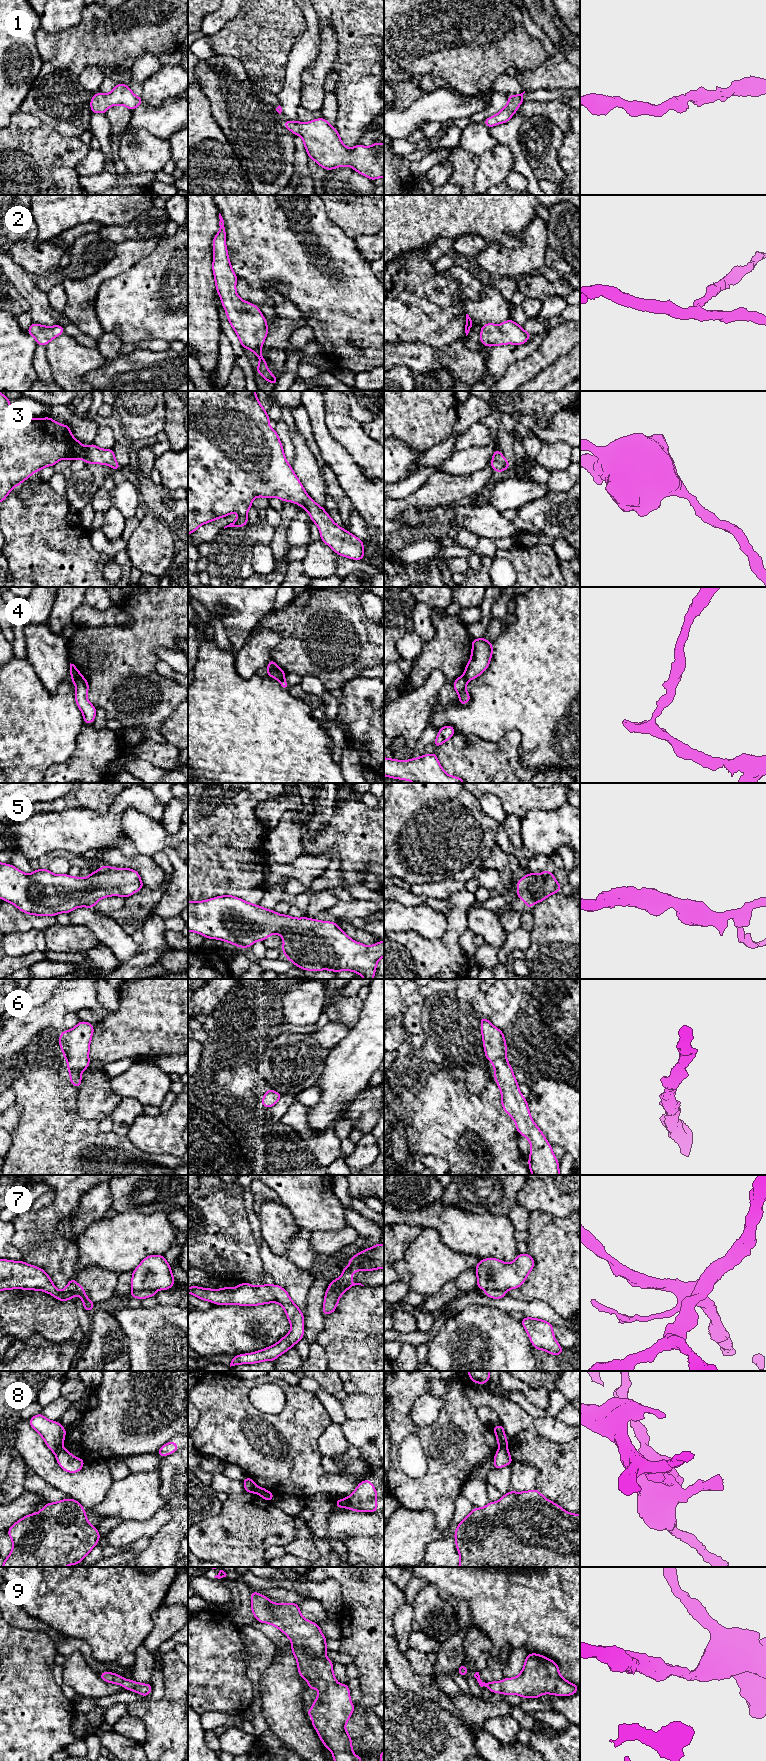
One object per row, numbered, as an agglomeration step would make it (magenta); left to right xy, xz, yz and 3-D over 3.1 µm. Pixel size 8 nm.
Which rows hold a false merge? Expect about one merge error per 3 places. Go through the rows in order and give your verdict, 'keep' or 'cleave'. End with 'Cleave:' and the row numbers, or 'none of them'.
1: keep
2: keep
3: keep
4: cleave
5: keep
6: keep
7: cleave
8: cleave
9: keep
Cleave: 4, 7, 8

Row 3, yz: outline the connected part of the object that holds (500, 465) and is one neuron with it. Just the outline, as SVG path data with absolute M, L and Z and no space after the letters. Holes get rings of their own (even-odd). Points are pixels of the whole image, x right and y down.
M497 448L493 453L493 458L491 460L490 466L496 472L505 471L512 462L508 462L505 457L501 454L500 450Z

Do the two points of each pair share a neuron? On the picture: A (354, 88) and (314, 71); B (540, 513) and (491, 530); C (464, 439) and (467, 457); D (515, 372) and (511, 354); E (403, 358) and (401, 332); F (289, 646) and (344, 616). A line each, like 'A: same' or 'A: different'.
A: different
B: same
C: different
D: different
E: different
F: same

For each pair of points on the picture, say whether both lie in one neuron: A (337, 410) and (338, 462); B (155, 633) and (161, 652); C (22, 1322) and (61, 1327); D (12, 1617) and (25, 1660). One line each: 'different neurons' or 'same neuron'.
A: different neurons
B: different neurons
C: same neuron
D: different neurons

